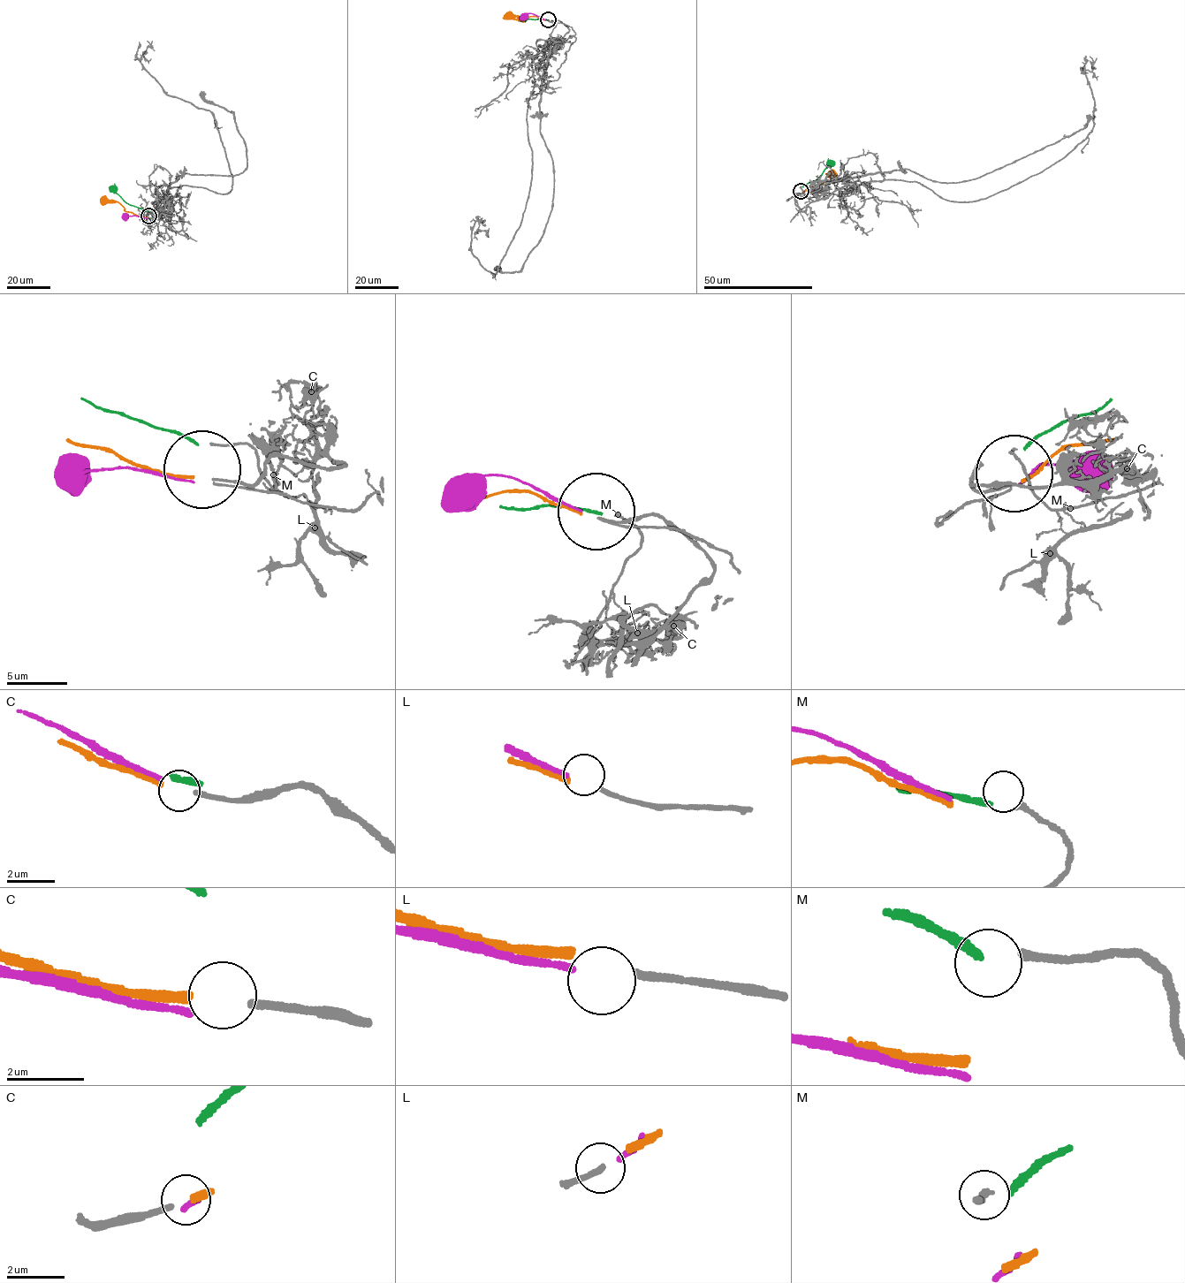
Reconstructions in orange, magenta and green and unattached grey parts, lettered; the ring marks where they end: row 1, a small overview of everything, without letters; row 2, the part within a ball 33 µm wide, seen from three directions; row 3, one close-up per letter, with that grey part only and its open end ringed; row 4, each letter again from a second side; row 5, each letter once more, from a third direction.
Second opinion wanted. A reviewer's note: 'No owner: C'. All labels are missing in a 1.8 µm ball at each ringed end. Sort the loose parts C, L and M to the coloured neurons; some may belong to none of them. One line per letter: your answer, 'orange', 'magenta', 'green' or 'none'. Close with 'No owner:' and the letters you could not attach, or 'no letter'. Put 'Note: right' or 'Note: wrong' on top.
Note: wrong
C: orange
L: magenta
M: none
No owner: M

